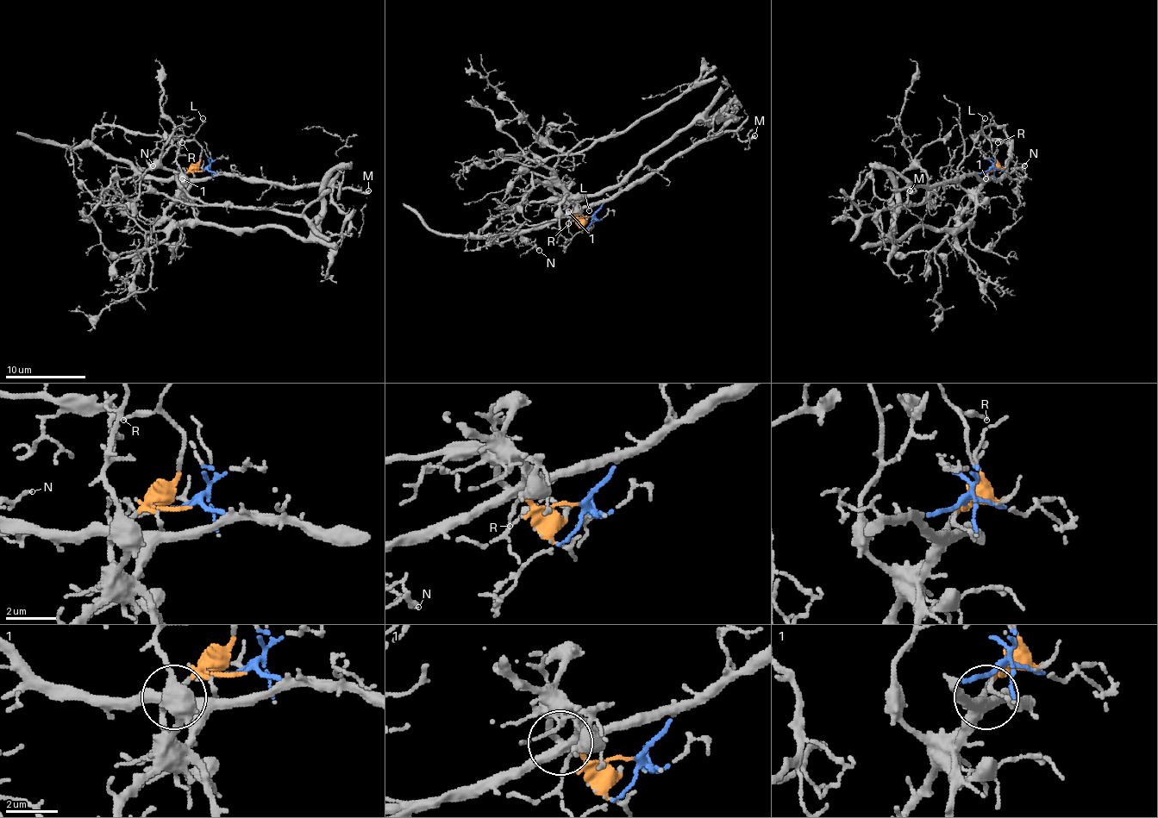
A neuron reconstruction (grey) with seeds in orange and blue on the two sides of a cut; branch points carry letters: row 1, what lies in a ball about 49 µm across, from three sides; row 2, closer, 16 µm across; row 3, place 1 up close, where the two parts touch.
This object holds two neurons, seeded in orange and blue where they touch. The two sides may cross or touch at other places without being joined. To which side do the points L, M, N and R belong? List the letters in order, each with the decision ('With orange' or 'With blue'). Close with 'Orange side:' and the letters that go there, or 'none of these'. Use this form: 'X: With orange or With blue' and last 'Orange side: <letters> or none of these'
L: With orange
M: With blue
N: With blue
R: With orange
Orange side: L, R

